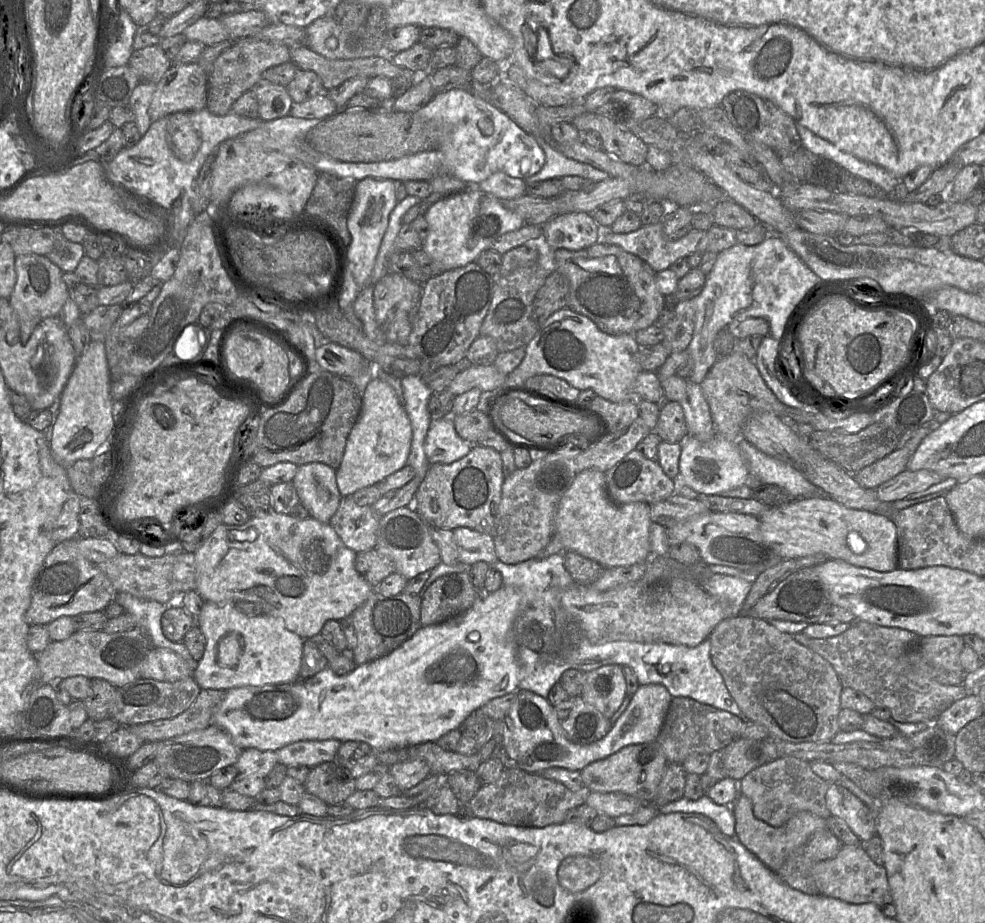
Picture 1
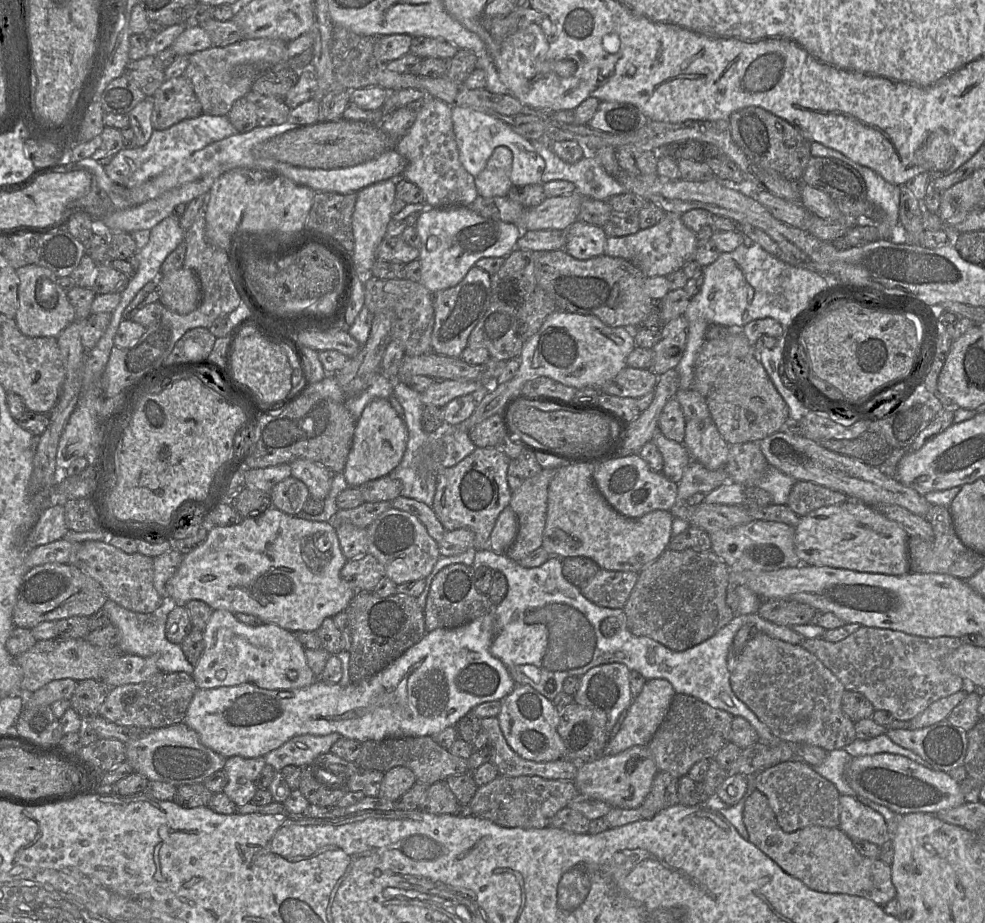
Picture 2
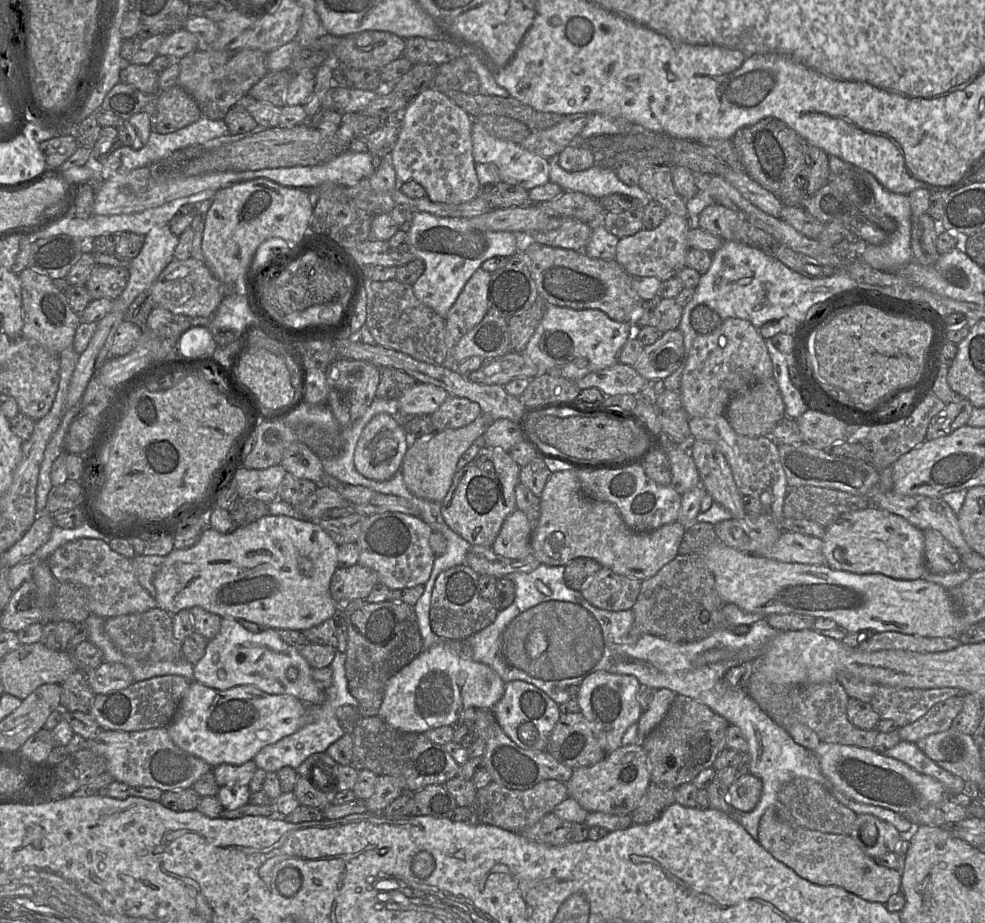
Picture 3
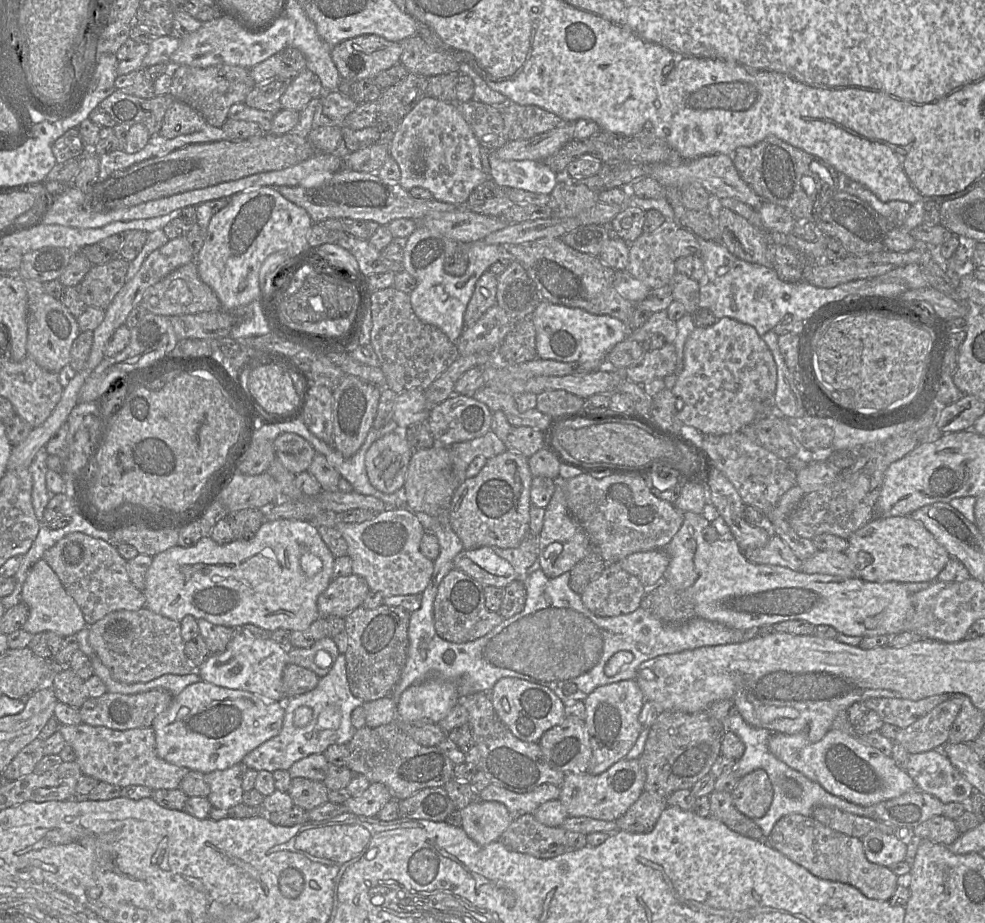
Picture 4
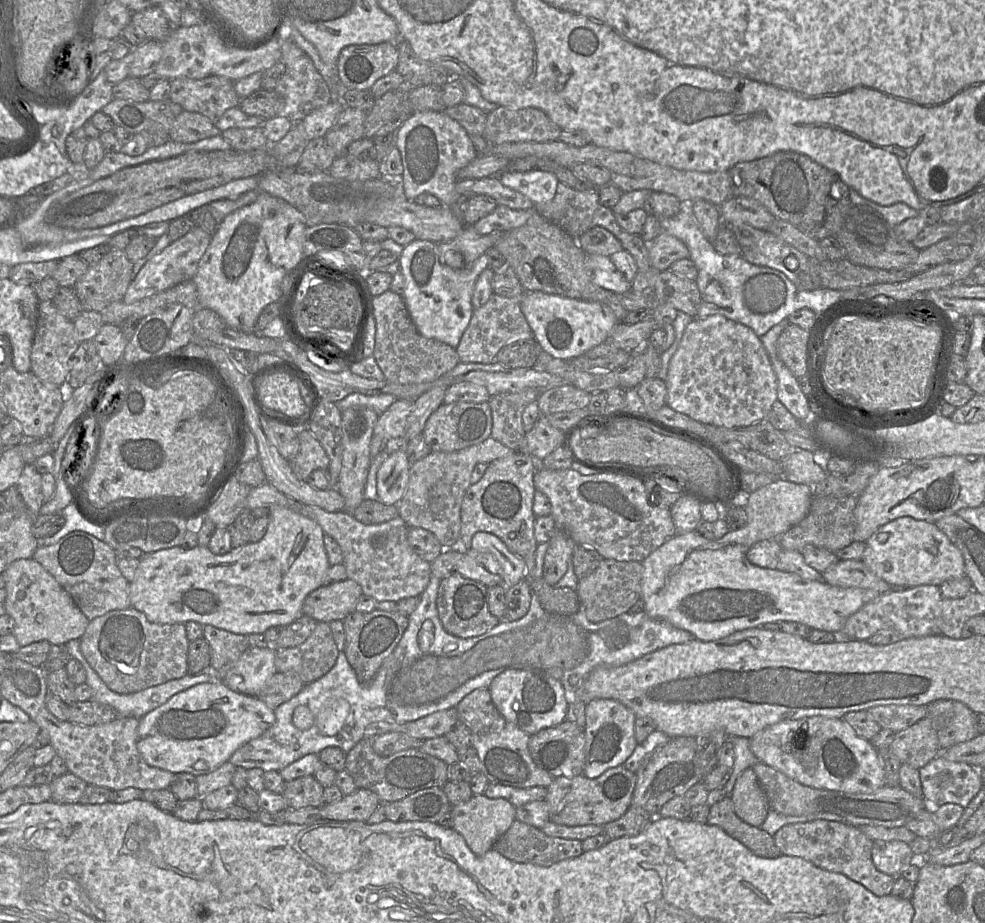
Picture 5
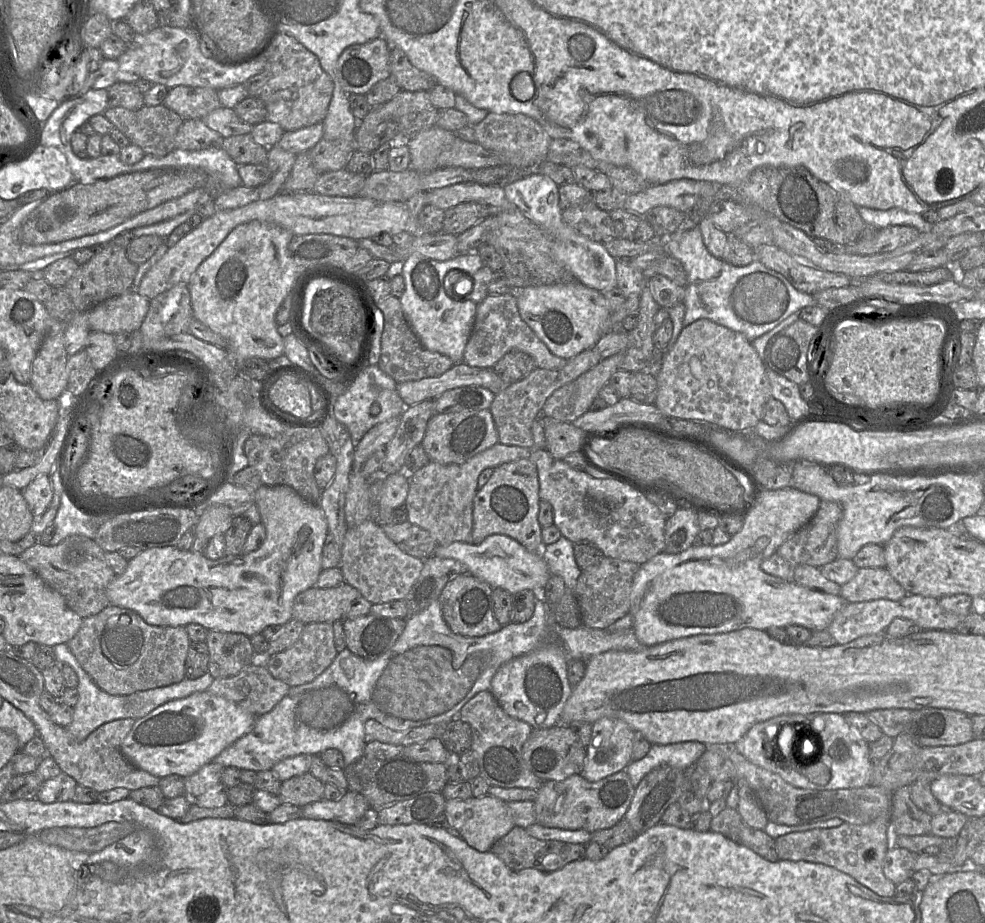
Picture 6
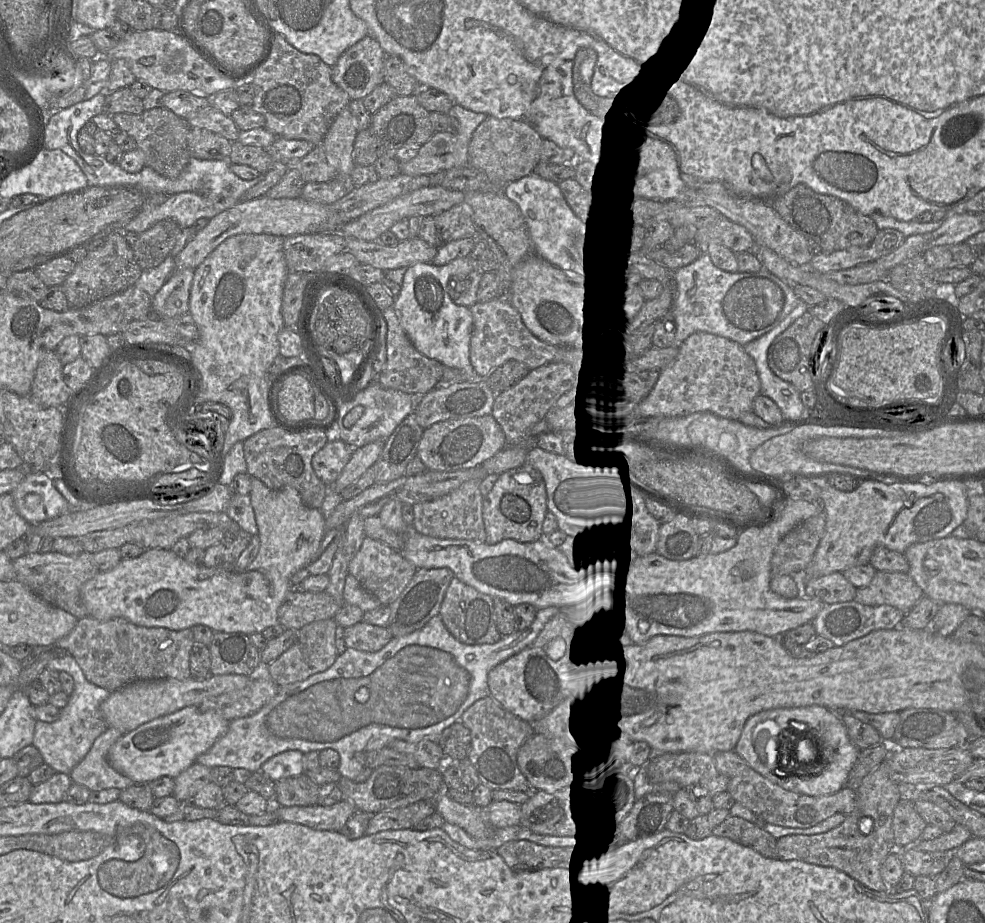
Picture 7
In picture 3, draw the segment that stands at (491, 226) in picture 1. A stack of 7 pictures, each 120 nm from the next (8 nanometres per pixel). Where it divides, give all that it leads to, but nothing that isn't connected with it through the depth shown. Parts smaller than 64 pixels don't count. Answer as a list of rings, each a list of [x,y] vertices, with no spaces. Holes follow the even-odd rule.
[[[416,212],[409,236],[409,251],[424,264],[424,272],[412,286],[415,297],[443,319],[457,300],[470,277],[481,265],[493,257],[511,257],[523,247],[523,237],[513,232],[495,232],[476,227],[469,218],[437,217],[426,212]]]

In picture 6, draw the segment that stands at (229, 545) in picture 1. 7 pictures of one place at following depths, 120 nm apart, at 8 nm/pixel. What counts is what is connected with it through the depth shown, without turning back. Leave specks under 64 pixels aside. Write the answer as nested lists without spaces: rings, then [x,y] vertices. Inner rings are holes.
[[[262,485],[254,493],[255,504],[257,505],[261,523],[266,530],[264,543],[255,551],[241,553],[239,555],[225,555],[218,560],[210,560],[200,553],[193,551],[181,551],[176,546],[157,547],[143,550],[139,555],[128,561],[125,572],[115,577],[108,585],[106,594],[110,605],[130,609],[139,614],[149,625],[154,626],[185,626],[191,623],[200,624],[208,630],[215,630],[230,633],[242,633],[248,637],[261,633],[271,625],[284,625],[292,619],[292,606],[295,597],[313,587],[322,571],[322,549],[328,534],[328,524],[318,503],[310,502],[300,496],[293,488],[287,485],[267,486]]]

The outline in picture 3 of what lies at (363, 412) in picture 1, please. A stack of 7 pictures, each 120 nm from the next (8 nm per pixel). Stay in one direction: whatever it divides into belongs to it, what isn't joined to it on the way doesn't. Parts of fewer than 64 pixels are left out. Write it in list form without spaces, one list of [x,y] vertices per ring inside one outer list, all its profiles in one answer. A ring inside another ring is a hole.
[[[377,414],[361,432],[355,447],[354,466],[365,478],[375,481],[389,480],[401,468],[409,446],[410,437],[406,433],[403,423],[389,414]]]

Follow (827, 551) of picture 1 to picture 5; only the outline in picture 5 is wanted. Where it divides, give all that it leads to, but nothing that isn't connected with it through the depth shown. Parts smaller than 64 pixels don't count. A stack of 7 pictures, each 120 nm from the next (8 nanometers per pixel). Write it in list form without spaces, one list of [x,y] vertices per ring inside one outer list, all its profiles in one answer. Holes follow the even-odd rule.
[[[900,517],[880,526],[865,542],[862,562],[876,576],[892,587],[911,588],[920,585],[940,586],[945,581],[966,576],[965,563],[961,551],[951,542],[935,523],[917,520],[912,517]]]

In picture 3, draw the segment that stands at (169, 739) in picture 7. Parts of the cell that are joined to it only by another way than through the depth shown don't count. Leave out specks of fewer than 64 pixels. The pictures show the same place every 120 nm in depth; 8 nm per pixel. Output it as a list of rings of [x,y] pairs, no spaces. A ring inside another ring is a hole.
[[[192,681],[167,730],[177,747],[202,759],[212,768],[223,763],[241,765],[252,760],[265,746],[296,732],[304,724],[307,711],[308,706],[292,695],[268,694],[254,685],[239,685],[218,690]]]

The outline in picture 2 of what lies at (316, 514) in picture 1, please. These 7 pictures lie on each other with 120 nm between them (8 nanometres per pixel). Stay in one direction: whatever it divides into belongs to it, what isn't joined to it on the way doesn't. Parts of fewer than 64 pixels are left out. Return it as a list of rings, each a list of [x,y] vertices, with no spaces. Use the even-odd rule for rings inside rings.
[[[296,459],[290,465],[291,476],[307,486],[310,498],[322,501],[327,497],[333,474],[326,467],[308,459]]]

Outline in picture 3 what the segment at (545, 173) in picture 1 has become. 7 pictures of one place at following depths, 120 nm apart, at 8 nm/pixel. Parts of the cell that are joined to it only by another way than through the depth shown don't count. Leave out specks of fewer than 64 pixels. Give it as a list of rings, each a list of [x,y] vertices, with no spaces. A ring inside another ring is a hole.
[[[557,157],[550,158],[548,162],[550,165],[549,181],[558,184],[564,191],[581,192],[597,200],[615,193],[624,194],[639,199],[642,202],[642,207],[643,203],[651,200],[648,194],[638,185],[626,185],[620,181],[613,169],[603,166],[598,162],[591,168],[579,172],[568,172],[562,169],[557,161]]]

